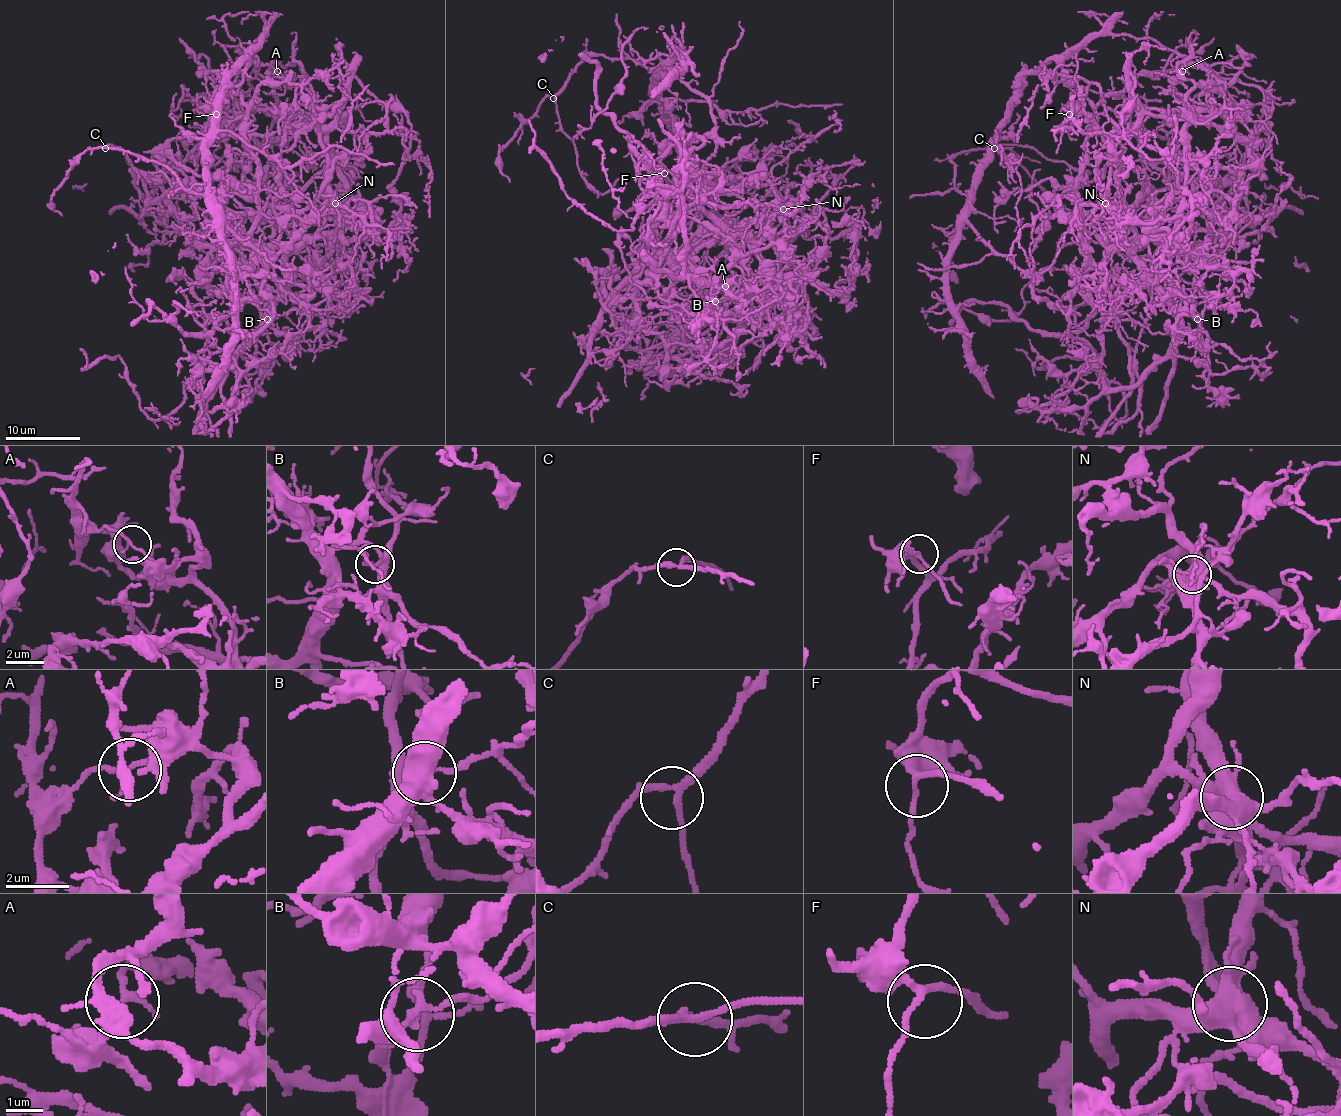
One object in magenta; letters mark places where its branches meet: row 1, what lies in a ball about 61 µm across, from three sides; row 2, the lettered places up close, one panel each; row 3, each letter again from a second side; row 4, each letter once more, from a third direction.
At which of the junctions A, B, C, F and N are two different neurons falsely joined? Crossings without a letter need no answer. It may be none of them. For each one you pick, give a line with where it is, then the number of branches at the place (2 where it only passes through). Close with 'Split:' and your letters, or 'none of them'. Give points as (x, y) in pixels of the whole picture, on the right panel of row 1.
A: (1182, 71) | 2
B: (1197, 319) | 3
N: (1105, 203) | 5
Split: A, B, N

